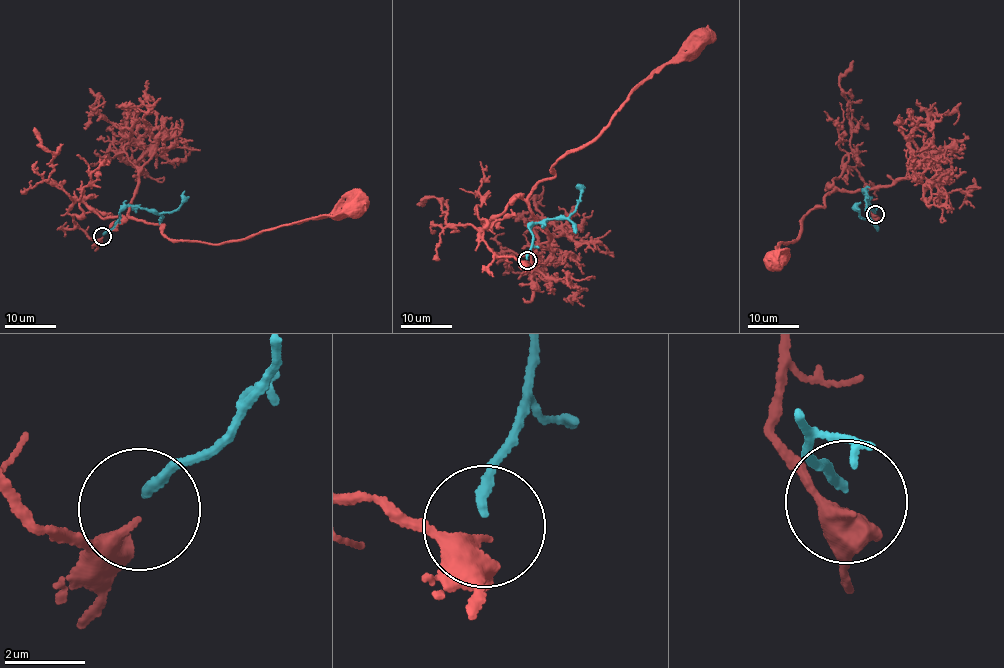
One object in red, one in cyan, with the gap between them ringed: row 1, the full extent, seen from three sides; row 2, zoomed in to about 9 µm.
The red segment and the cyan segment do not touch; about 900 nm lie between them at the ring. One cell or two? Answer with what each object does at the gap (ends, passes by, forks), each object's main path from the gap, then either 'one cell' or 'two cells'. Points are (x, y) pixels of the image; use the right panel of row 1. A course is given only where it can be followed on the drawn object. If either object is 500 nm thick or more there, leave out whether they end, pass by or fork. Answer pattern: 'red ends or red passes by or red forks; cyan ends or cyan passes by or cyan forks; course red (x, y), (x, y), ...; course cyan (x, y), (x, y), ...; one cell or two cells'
red ends; cyan ends; course red (875, 215), (866, 185), (847, 168), (825, 206), (804, 217), (797, 241), (780, 243), (772, 259); course cyan (875, 212), (864, 191), (869, 211), (867, 218), (859, 216), (857, 203), (860, 202); two cells

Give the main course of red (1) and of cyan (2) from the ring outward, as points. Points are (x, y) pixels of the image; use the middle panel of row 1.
1: (527, 261), (495, 254), (486, 228), (553, 178), (560, 159), (600, 136), (635, 88), (699, 36)
2: (526, 259), (533, 237), (529, 229), (532, 224), (573, 213), (581, 196), (579, 187)

